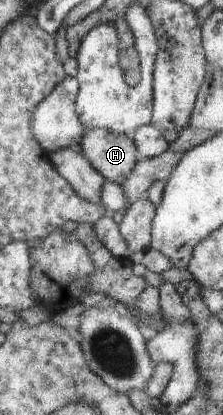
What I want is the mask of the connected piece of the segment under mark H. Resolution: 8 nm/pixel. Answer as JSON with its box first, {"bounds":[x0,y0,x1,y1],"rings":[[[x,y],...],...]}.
{"bounds":[78,128,140,185],"rings":[[[86,128],[78,146],[98,173],[118,185],[126,181],[140,159],[133,139],[106,129]]]}

